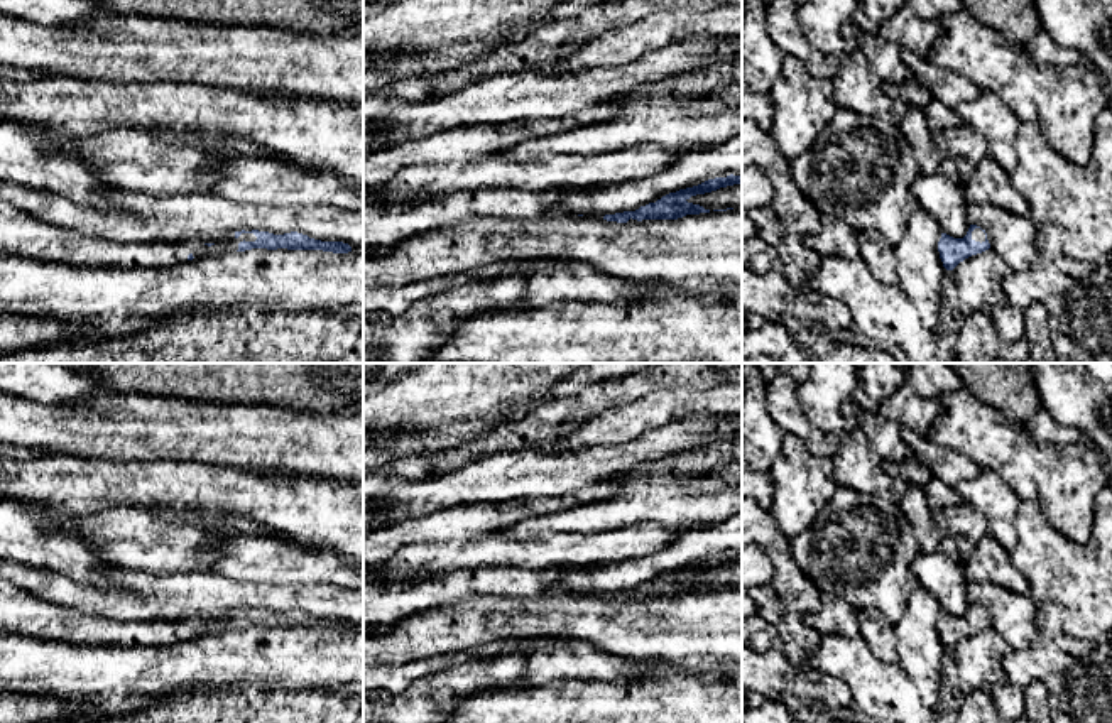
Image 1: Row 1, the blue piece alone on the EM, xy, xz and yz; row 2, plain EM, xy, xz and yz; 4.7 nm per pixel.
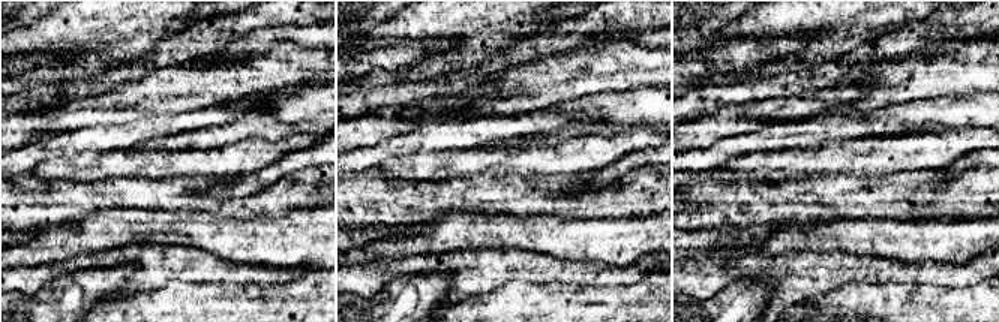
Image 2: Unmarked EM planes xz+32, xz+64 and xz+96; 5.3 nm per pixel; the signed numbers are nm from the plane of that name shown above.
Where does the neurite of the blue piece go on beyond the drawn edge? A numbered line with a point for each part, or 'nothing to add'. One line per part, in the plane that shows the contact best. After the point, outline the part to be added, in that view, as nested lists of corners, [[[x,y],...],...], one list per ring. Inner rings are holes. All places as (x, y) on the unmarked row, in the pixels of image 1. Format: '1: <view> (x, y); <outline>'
1: xy (19, 612); [[[0,578],[0,630],[41,639],[76,644],[164,645],[186,640],[189,632],[198,637],[237,630],[243,618],[255,620],[257,615],[242,612],[237,617],[230,612],[225,620],[211,625],[199,618],[113,622],[27,595]]]

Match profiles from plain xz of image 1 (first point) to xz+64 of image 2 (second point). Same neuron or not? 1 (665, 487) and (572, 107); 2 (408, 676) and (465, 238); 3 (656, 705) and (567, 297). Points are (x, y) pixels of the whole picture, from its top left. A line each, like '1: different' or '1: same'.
1: different
2: different
3: same

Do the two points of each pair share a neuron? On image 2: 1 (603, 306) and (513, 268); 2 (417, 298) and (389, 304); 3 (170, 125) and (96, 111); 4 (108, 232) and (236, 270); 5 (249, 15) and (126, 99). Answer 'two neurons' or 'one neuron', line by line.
1: two neurons
2: one neuron
3: two neurons
4: two neurons
5: two neurons

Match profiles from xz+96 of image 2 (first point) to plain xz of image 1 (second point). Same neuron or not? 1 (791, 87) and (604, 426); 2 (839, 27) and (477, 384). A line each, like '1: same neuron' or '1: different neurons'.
1: different neurons
2: same neuron

